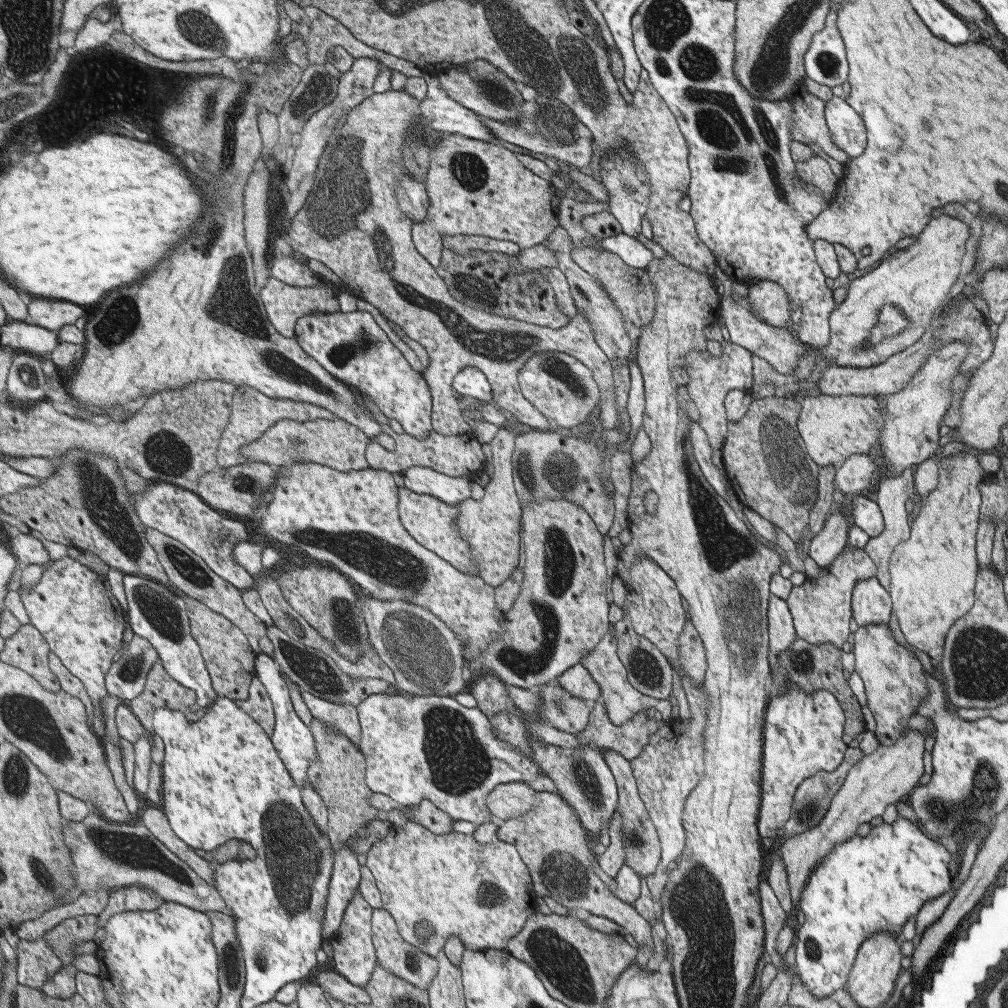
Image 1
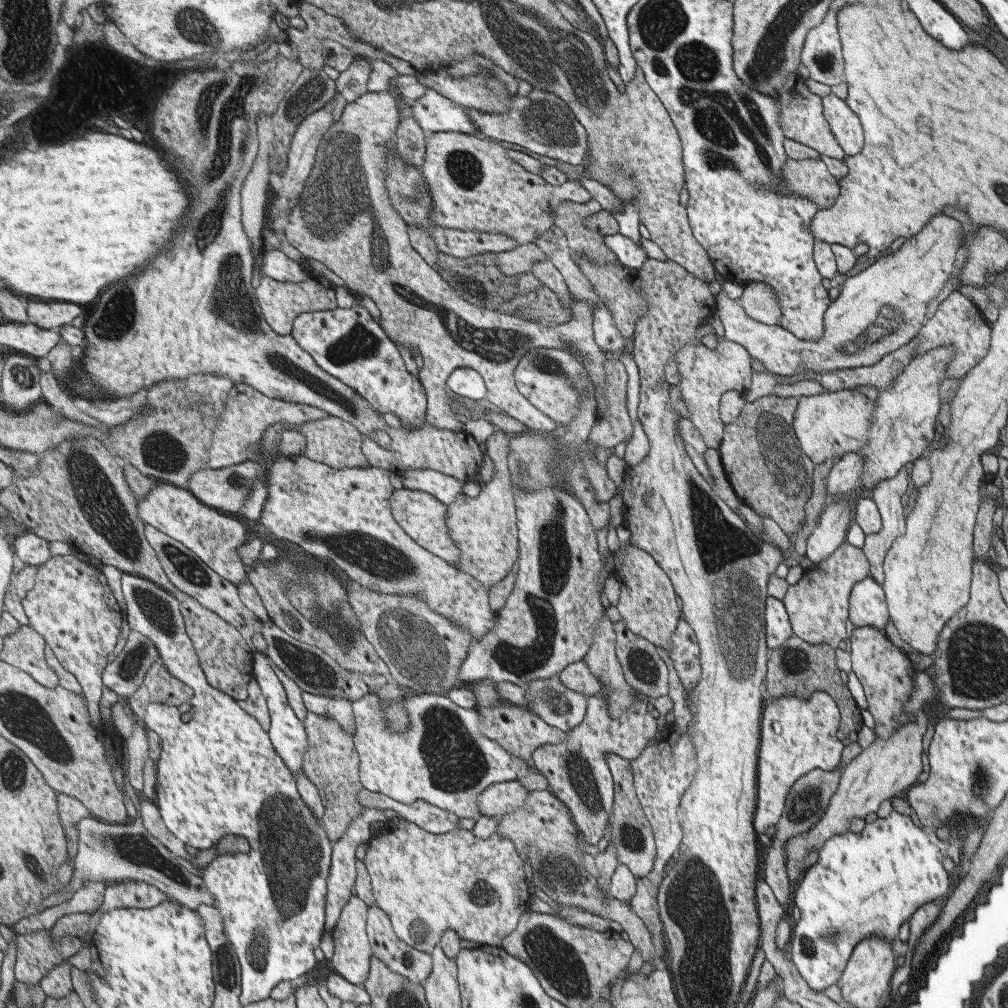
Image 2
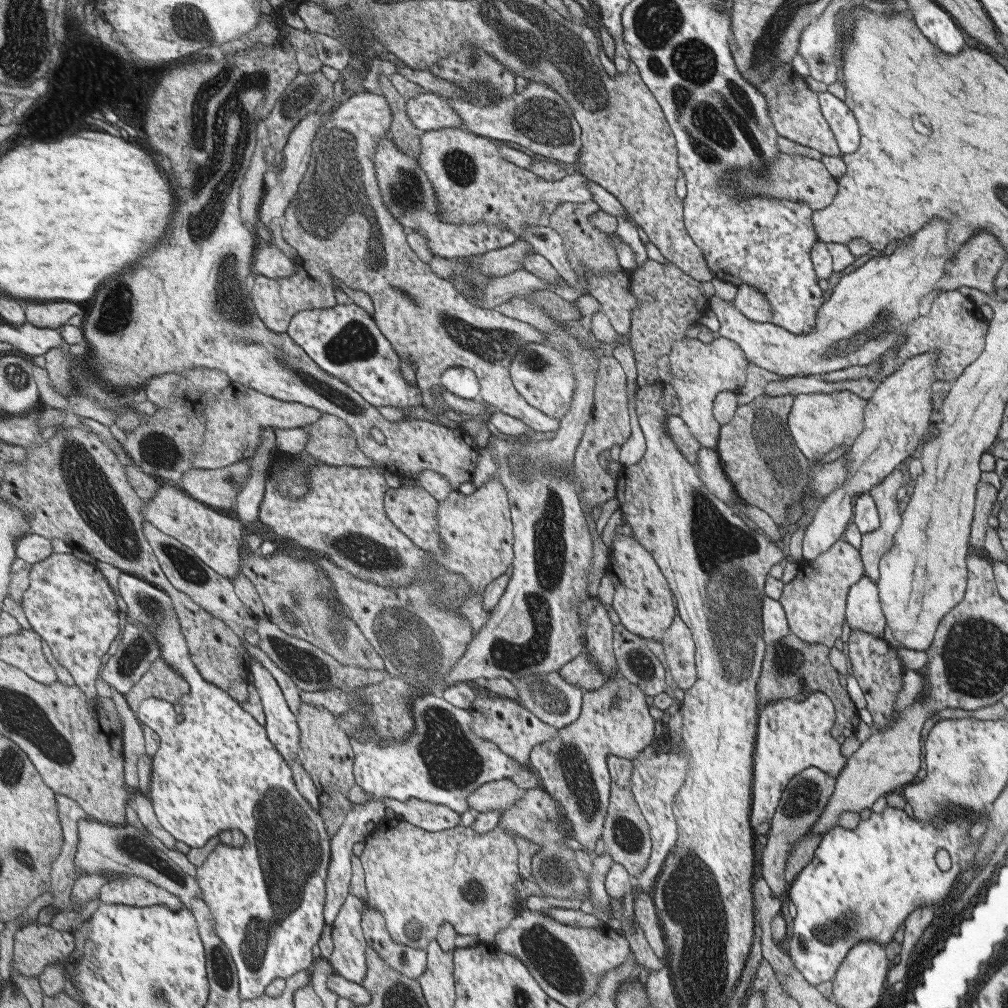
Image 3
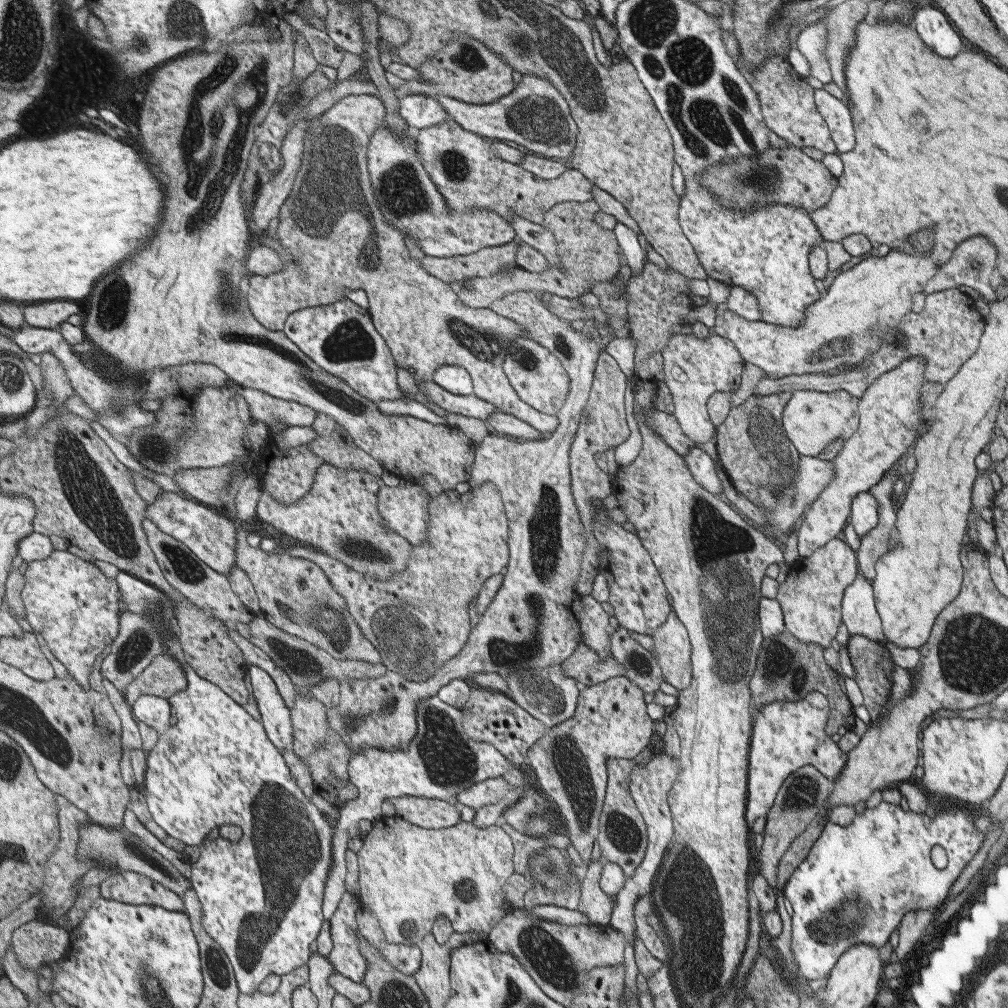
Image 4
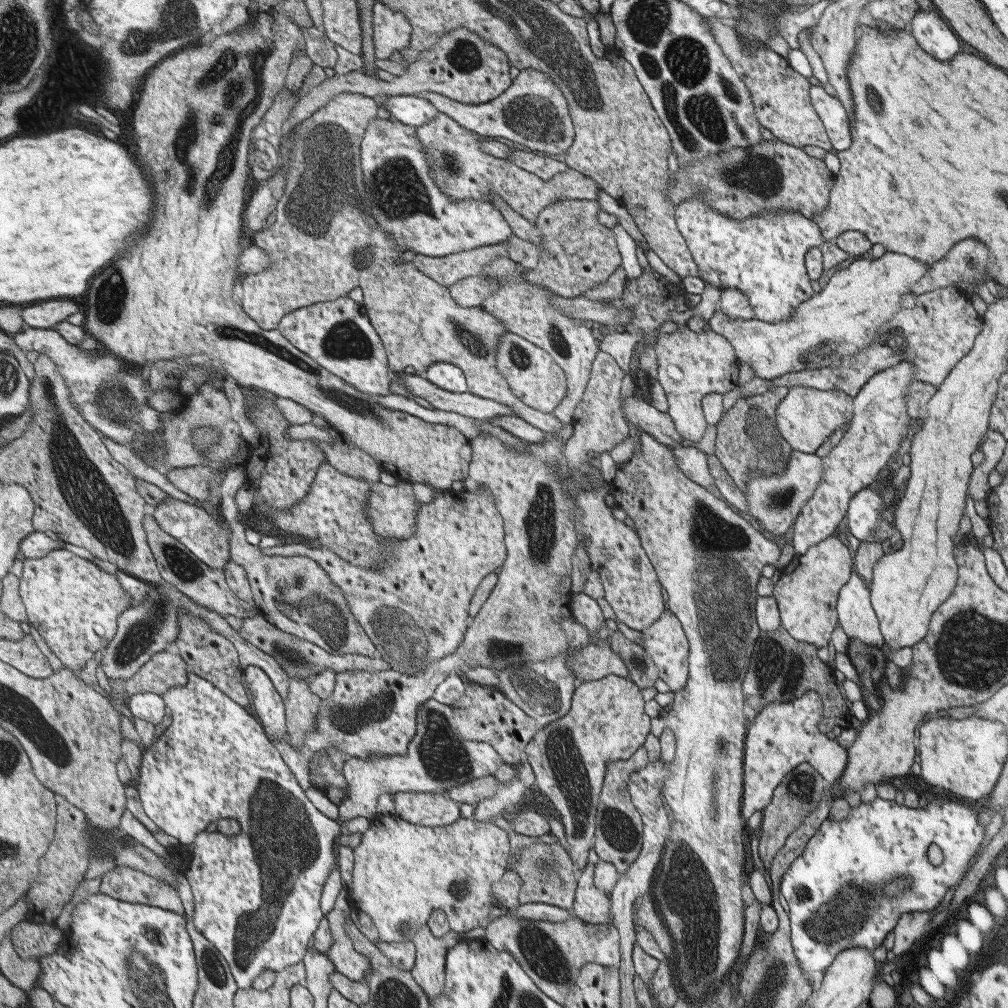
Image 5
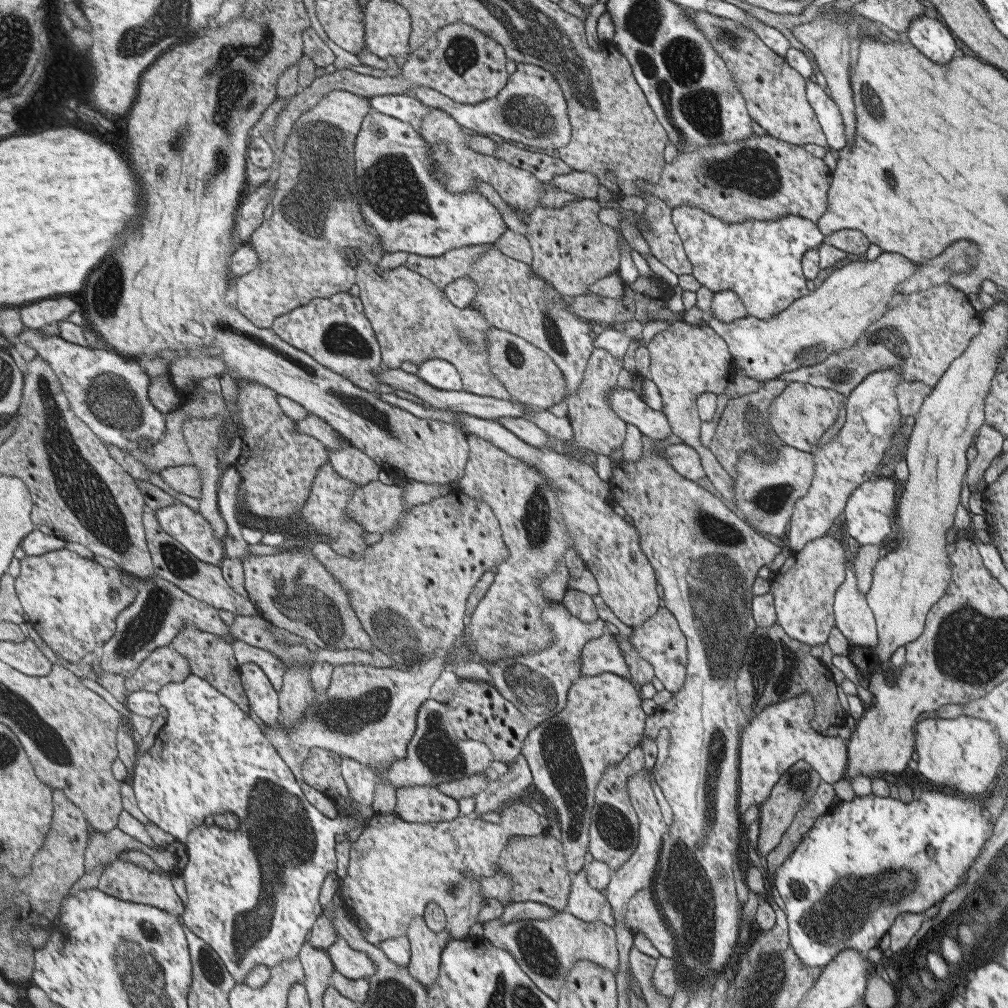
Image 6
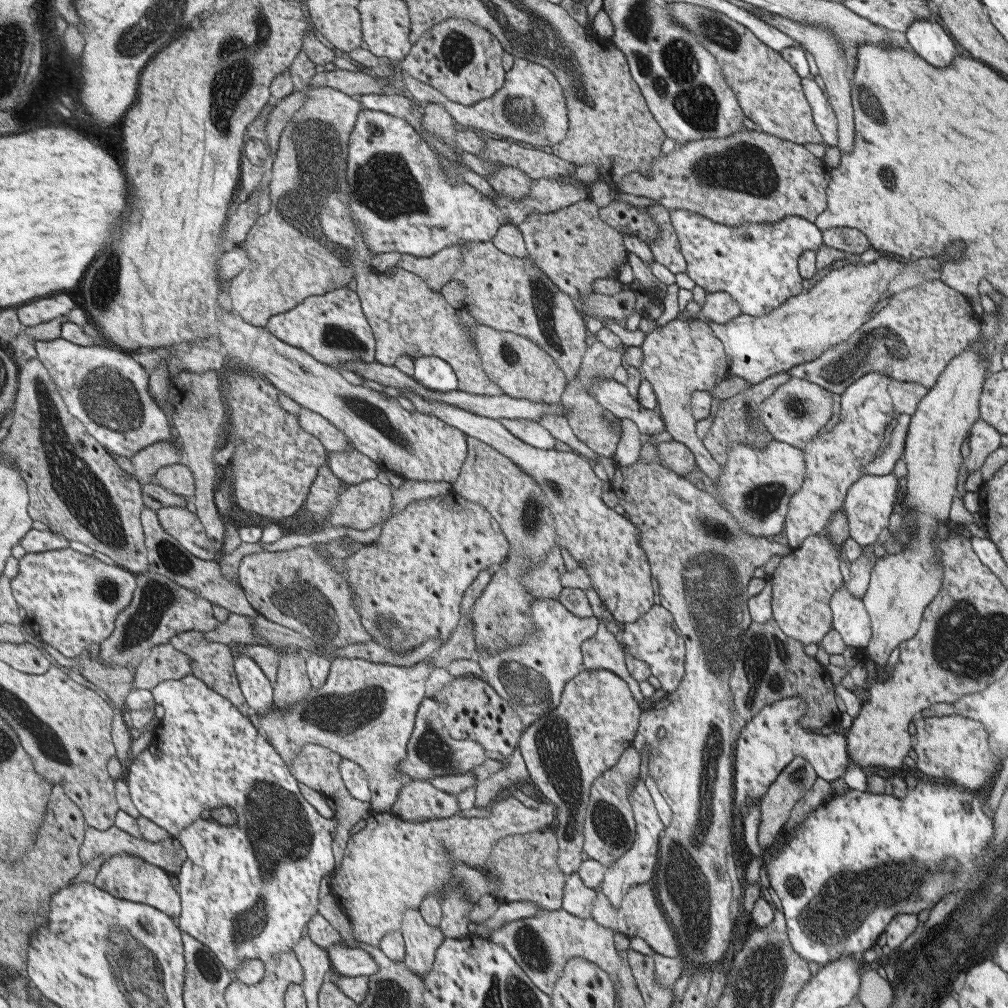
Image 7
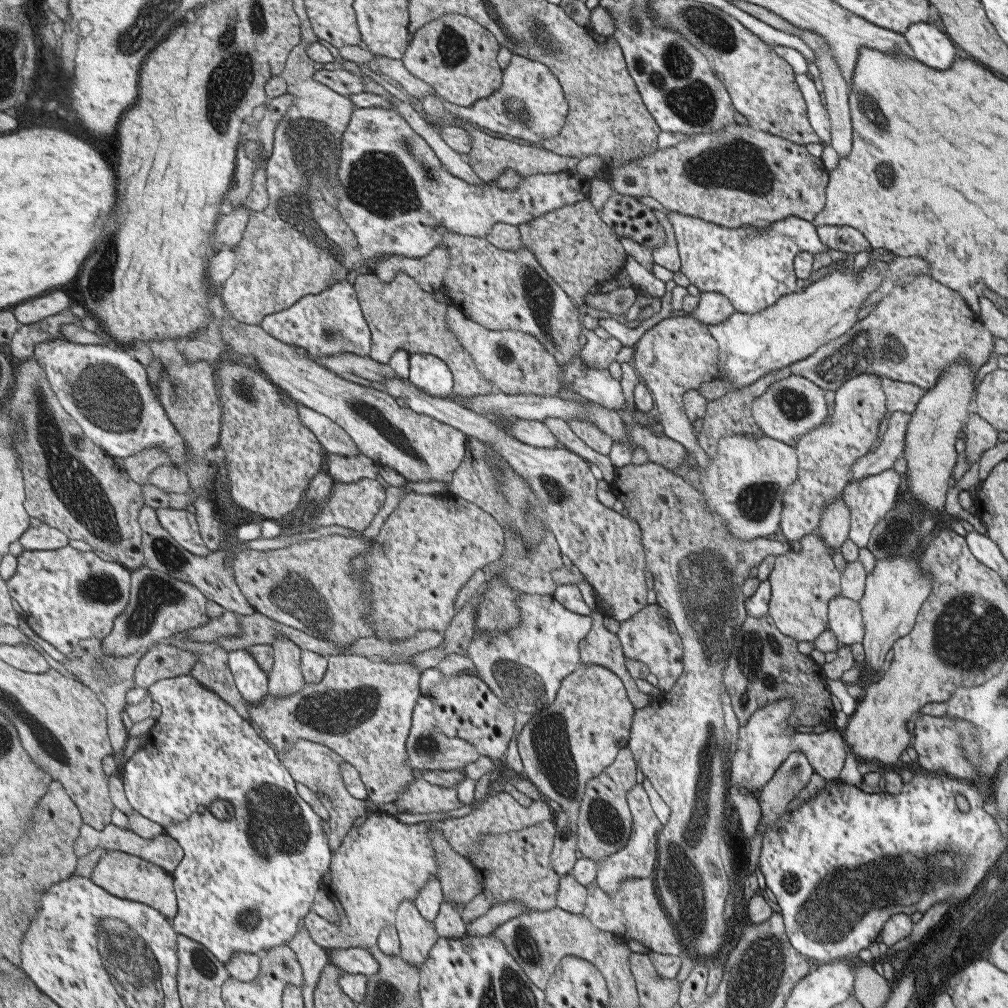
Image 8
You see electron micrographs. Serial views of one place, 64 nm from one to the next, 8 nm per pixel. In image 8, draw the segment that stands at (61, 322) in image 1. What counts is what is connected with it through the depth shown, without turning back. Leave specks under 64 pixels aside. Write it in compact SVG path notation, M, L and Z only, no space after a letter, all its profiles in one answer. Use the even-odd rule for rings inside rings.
M57 290L51 294L45 294L41 298L29 300L25 304L15 306L15 316L21 324L33 324L49 316L57 315L71 307L71 298Z

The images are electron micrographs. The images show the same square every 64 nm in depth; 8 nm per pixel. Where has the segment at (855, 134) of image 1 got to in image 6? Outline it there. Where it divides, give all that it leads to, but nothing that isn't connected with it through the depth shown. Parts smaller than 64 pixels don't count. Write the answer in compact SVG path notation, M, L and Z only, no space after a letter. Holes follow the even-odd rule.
M806 80L806 96L809 98L814 114L822 126L827 148L842 152L846 145L846 137L837 104L831 100L824 88L809 80Z

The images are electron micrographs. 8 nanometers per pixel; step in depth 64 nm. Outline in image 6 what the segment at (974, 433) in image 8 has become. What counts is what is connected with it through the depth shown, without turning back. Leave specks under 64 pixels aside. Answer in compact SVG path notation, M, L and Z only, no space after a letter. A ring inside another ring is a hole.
M983 422L983 426L979 428L979 435L975 436L975 450L977 453L975 457L970 462L970 468L966 471L966 479L969 490L978 480L983 479L984 470L989 466L990 462L993 462L993 458L998 455L1001 451L1001 444L1004 438L1001 436L1001 433L997 432L995 429L987 426Z

